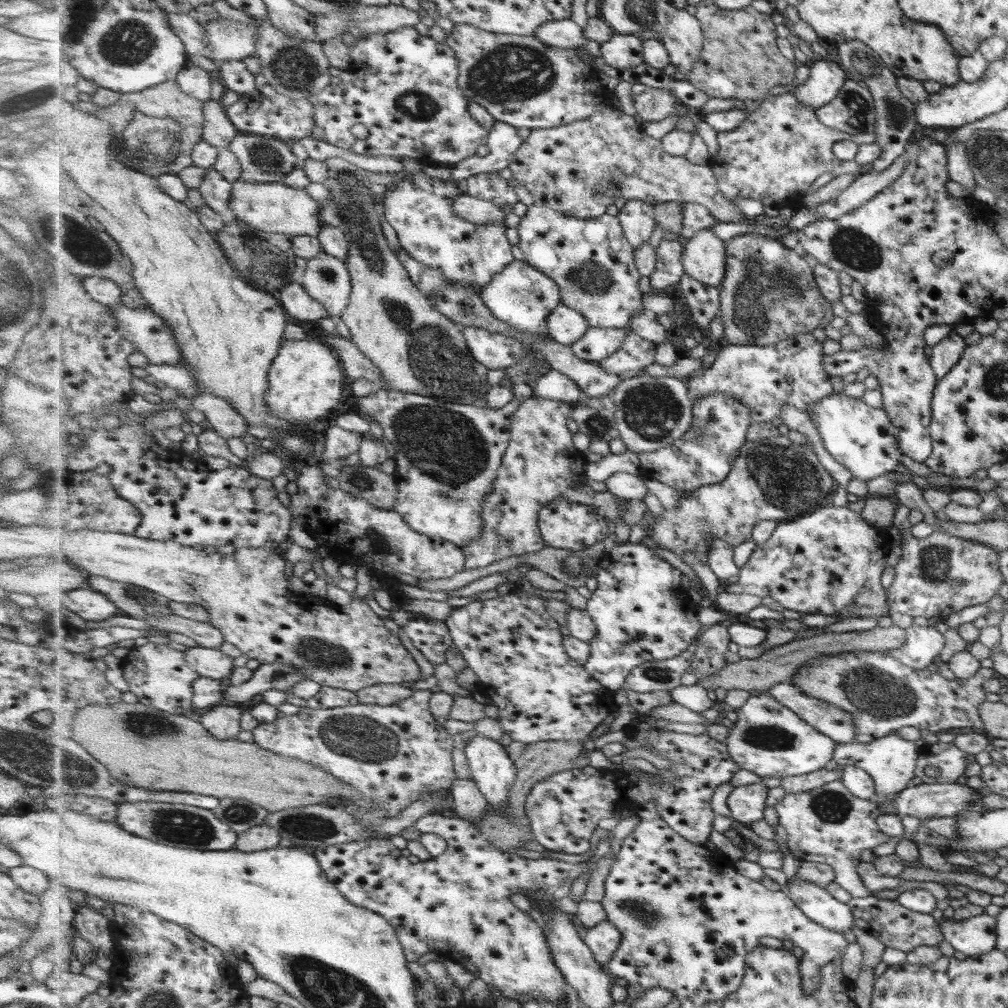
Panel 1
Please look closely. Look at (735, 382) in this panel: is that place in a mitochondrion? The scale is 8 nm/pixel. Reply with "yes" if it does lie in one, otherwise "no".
no

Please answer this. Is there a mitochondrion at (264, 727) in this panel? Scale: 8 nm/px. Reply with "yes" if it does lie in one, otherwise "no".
no

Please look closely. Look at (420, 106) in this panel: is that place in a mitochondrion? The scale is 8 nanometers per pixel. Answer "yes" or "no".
yes

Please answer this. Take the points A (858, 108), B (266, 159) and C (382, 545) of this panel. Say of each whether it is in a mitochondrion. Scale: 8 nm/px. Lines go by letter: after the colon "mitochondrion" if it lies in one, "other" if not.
A: mitochondrion
B: mitochondrion
C: mitochondrion

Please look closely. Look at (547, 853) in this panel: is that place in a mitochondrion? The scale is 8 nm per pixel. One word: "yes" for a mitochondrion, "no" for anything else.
no

